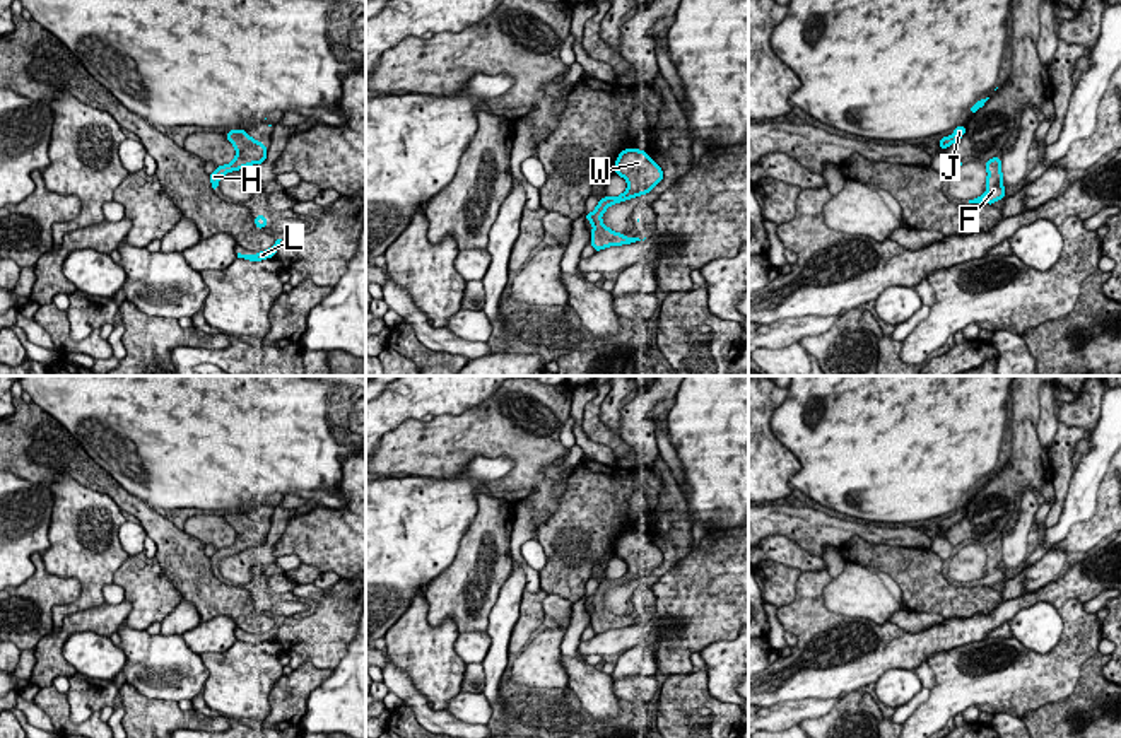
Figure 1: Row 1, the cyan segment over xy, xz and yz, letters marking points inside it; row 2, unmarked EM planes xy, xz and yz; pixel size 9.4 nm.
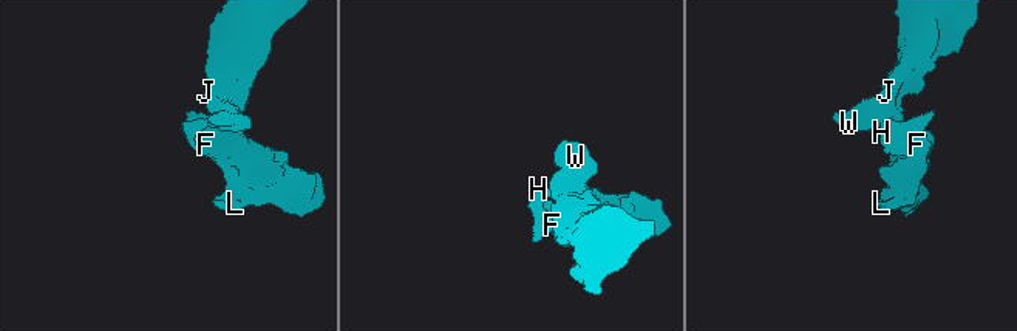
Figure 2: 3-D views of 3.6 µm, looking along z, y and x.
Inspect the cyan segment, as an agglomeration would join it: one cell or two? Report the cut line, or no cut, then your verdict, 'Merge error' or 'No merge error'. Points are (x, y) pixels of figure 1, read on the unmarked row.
No split. No merge error

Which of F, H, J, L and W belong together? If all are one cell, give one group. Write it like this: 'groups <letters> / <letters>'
groups F H J L W

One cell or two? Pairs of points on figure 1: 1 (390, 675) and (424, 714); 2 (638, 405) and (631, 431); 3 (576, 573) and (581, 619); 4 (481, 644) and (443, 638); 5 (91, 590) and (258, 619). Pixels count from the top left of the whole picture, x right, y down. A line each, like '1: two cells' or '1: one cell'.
1: one cell
2: one cell
3: two cells
4: two cells
5: two cells

